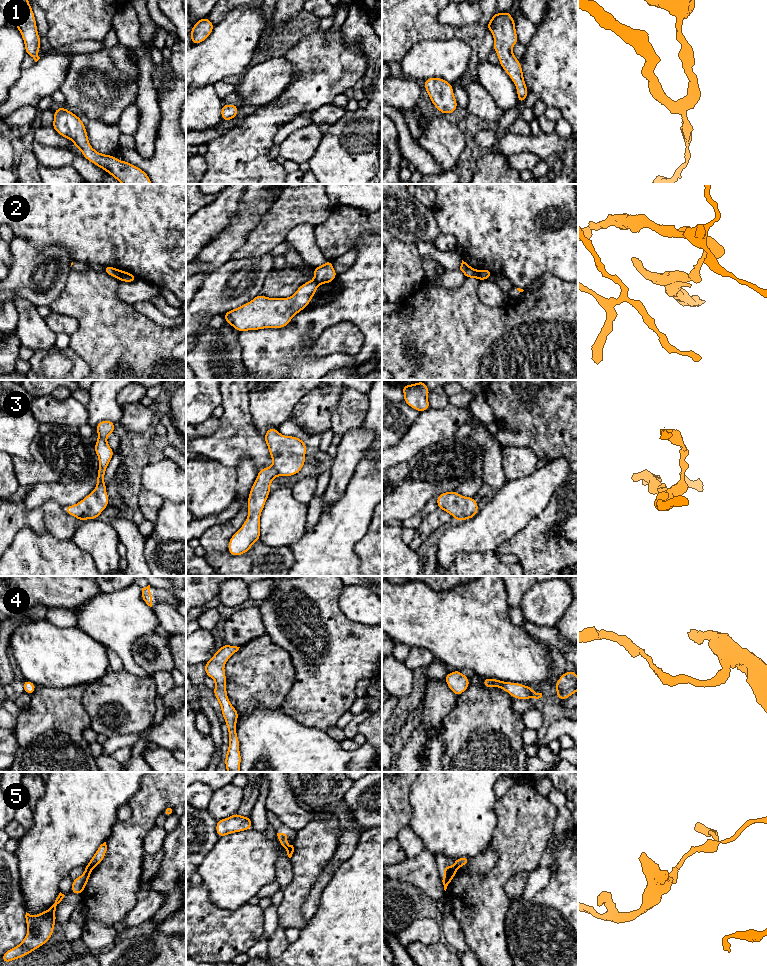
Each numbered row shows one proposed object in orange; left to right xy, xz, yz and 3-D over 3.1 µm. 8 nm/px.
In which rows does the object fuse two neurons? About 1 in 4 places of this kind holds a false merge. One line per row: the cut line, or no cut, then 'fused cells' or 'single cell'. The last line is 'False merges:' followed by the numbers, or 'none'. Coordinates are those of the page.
1: no cut; single cell
2: cut in yz along (477, 270), (480, 279); fused cells
3: no cut; single cell
4: no cut; single cell
5: cut in xy along (88, 863), (93, 867); fused cells
False merges: 2, 5

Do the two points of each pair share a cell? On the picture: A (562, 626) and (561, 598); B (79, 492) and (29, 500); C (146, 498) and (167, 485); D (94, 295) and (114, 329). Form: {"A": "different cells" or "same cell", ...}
{"A": "different cells", "B": "same cell", "C": "different cells", "D": "same cell"}

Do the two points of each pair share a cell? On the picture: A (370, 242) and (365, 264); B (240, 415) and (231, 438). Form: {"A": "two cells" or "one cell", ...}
{"A": "one cell", "B": "one cell"}

